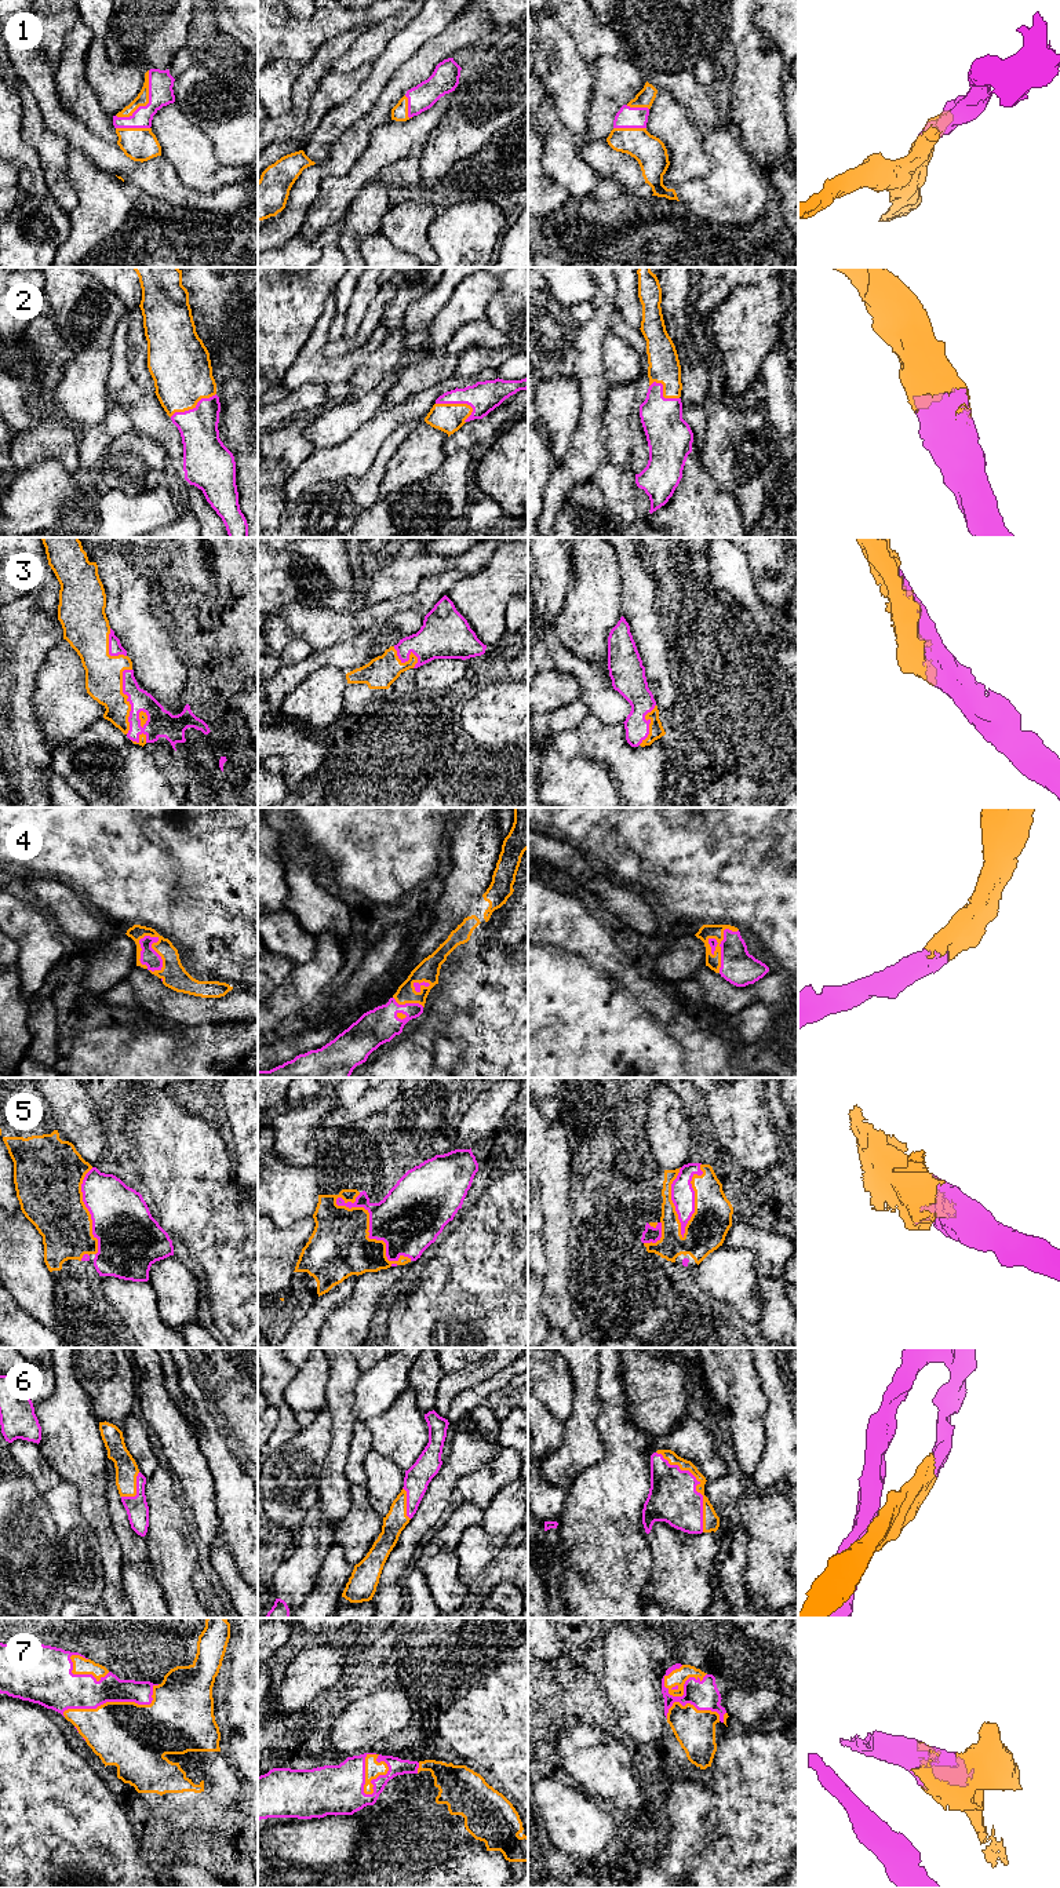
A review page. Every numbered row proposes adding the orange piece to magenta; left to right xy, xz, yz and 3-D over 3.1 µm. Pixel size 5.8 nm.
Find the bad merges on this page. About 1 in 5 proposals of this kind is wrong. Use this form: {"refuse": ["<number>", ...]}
{"refuse": []}

